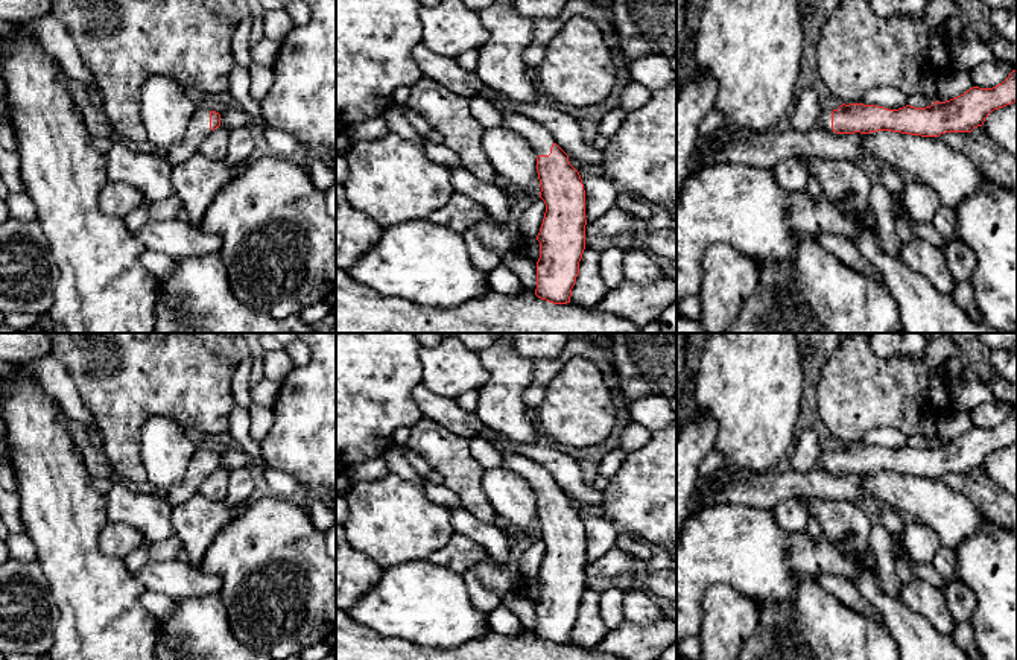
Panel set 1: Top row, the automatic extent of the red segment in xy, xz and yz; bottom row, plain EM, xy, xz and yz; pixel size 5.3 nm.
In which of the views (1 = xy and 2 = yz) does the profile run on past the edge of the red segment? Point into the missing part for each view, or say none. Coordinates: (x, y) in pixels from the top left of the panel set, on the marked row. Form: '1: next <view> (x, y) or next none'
1: next xy (198, 128)
2: next yz (826, 116)

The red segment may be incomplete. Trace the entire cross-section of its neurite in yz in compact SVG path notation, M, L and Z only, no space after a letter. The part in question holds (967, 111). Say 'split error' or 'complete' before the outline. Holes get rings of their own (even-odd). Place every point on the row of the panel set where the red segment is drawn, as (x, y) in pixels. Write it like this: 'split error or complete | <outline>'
split error | M1017 70L993 88L973 87L946 102L926 108L906 105L888 109L877 105L842 103L838 109L822 109L818 126L836 134L870 134L892 131L921 137L946 132L971 132L982 126L994 109L1017 102Z

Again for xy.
split error | M198 106L185 129L184 143L166 148L166 160L170 167L179 164L187 154L198 151L202 140L220 126L220 114L205 106Z

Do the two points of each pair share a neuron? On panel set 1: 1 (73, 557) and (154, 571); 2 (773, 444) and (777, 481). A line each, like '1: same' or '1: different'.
1: different
2: different

